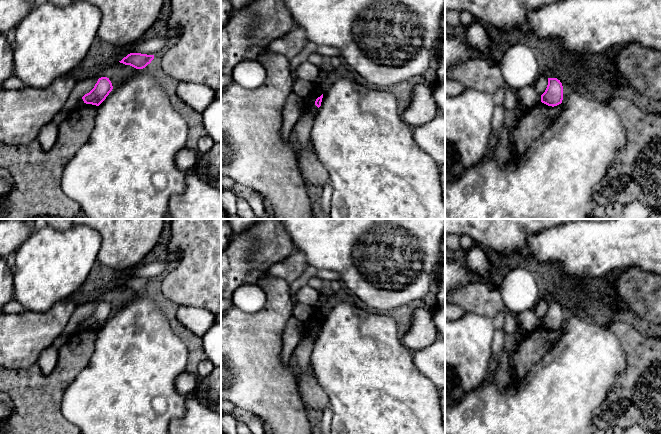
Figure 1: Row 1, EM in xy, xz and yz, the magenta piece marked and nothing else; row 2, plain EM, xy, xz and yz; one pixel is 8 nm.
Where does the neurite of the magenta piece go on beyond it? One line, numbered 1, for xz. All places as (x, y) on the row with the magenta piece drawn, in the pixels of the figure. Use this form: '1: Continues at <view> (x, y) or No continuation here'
1: No continuation here

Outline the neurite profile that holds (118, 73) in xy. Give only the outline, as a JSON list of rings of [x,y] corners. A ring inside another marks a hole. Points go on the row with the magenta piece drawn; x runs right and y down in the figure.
[[[117,62],[104,69],[98,76],[85,79],[83,81],[77,81],[61,111],[64,113],[69,113],[75,109],[78,100],[94,88],[99,78],[107,77],[111,81],[114,88],[128,79],[138,75],[142,70],[143,69],[136,69],[130,65]]]

